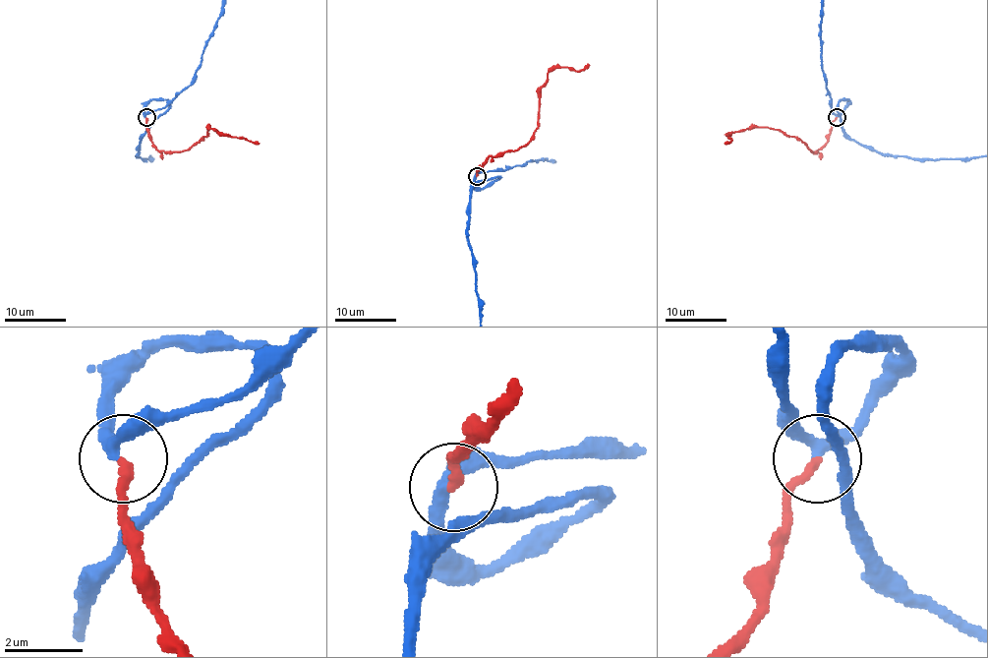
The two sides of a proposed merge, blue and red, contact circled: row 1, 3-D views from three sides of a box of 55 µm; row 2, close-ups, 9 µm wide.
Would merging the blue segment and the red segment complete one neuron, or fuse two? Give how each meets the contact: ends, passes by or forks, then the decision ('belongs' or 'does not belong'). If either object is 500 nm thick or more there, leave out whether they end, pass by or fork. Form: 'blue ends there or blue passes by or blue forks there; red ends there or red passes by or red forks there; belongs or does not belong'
blue passes by; red ends there; belongs

